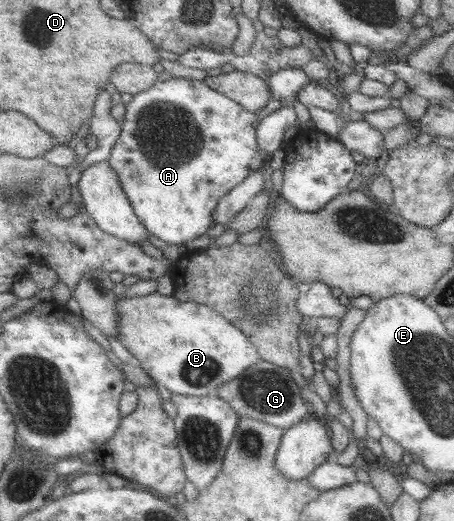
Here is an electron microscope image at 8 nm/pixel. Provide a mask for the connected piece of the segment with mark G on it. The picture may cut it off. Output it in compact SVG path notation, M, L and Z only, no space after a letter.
M262 360L239 379L224 384L217 394L232 404L241 417L262 420L285 431L296 427L298 422L302 423L311 413L310 403L304 400L302 388L294 380L292 372L269 361Z

